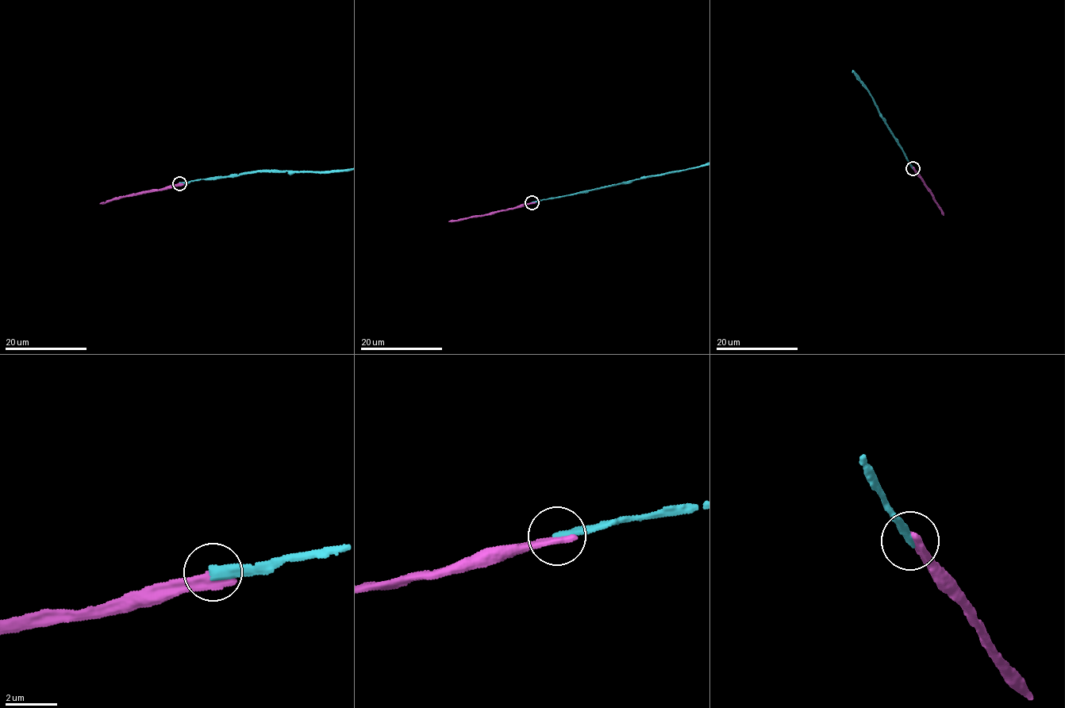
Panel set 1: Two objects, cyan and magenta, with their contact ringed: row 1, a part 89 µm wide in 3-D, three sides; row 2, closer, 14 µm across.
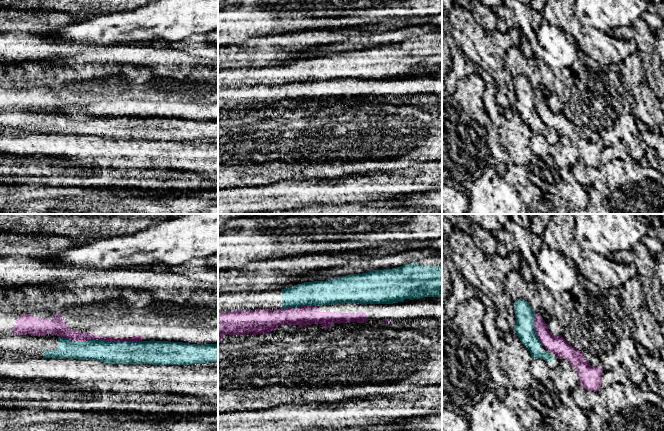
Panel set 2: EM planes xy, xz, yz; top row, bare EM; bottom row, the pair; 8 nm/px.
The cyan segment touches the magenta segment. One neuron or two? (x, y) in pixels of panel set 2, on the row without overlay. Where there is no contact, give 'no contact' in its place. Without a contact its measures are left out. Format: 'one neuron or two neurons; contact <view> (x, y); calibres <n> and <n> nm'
two neurons; contact xy (100, 116); calibres 190 and 90 nm

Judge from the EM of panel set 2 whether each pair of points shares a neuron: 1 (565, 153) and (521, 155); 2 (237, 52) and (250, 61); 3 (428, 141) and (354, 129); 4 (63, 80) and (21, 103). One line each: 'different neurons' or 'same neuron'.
1: different neurons
2: same neuron
3: same neuron
4: different neurons

